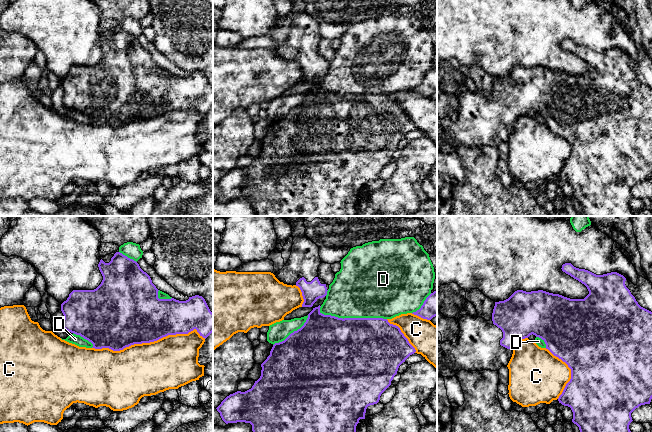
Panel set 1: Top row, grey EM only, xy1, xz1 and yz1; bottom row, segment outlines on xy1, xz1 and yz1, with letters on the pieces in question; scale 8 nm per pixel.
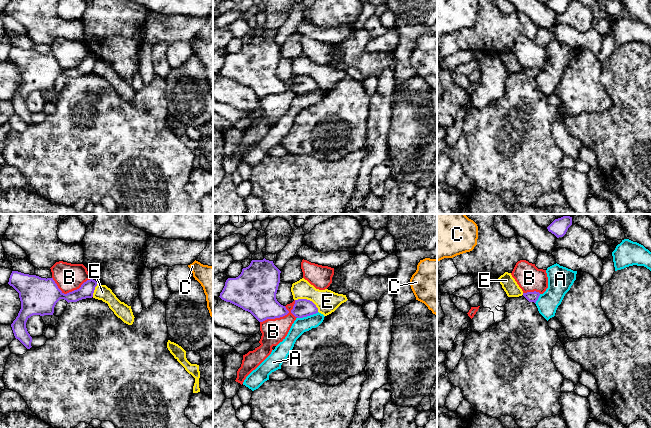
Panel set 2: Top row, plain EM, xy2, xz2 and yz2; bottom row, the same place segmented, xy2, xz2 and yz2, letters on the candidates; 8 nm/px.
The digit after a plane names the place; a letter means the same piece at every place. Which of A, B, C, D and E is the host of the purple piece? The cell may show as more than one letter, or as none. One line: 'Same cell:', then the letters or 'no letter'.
Same cell: no letter

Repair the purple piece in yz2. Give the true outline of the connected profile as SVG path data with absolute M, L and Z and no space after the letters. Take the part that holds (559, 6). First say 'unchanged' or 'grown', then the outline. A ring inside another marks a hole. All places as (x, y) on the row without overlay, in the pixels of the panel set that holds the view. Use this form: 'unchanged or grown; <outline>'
unchanged; M550 0L547 5L557 14L563 13L572 0Z

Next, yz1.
grown; M571 39L562 41L562 47L570 51L574 55L584 60L589 70L584 75L570 75L559 70L549 69L543 66L526 68L523 66L515 67L508 75L495 78L492 93L486 97L482 93L472 93L463 91L459 96L460 109L455 119L451 117L440 118L437 116L437 150L443 153L453 153L460 146L466 147L483 147L491 146L498 147L502 142L507 142L516 118L521 115L528 114L530 111L535 111L541 114L548 125L554 132L565 138L571 145L571 155L566 160L558 177L564 182L571 184L573 188L572 198L579 203L580 214L584 213L587 216L635 216L634 211L629 205L630 199L633 197L631 189L641 181L650 180L652 175L652 88L641 83L626 63L626 54L617 49L611 48L603 51L596 51L588 46L574 43Z

